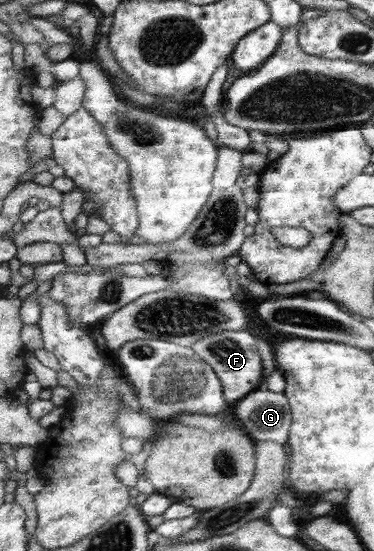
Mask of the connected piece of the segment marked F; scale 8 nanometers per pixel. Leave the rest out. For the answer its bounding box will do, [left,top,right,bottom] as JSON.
[191,329,264,404]

